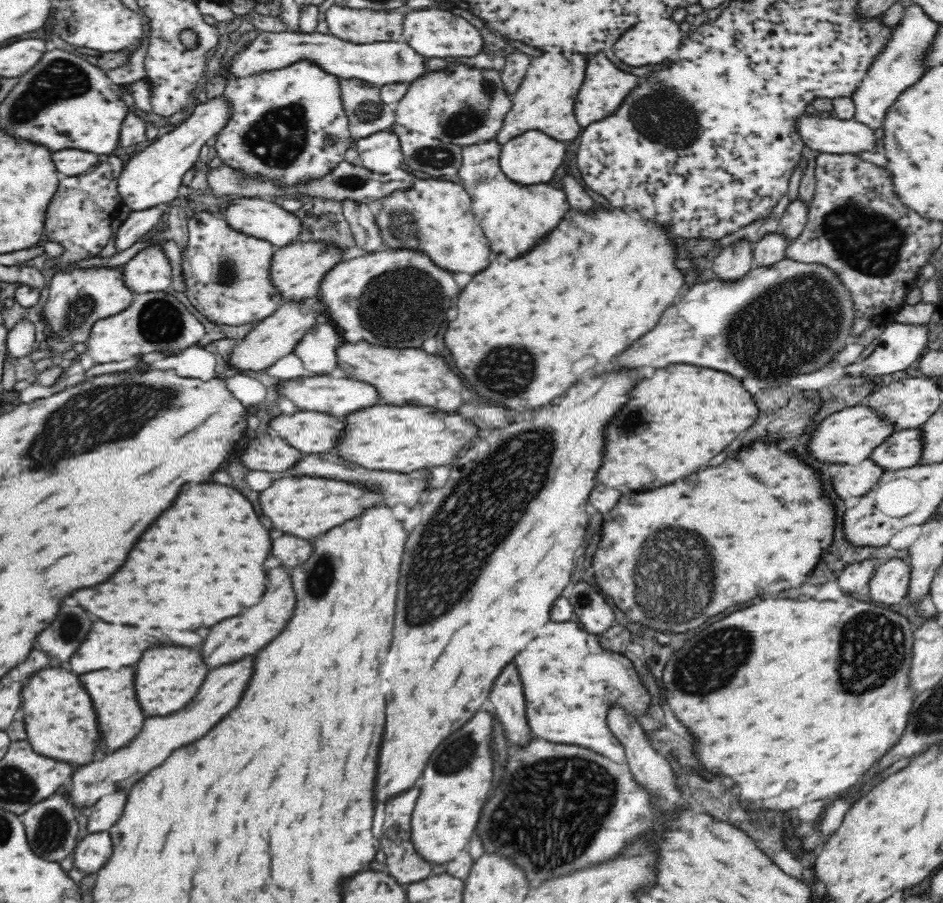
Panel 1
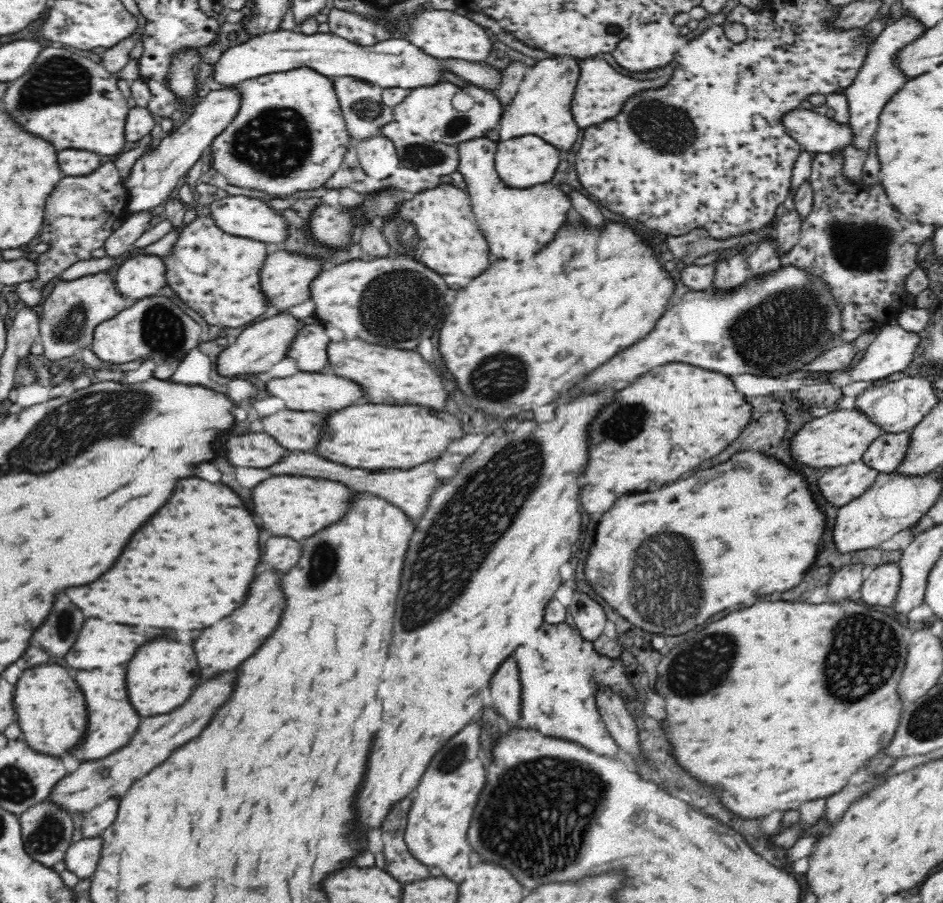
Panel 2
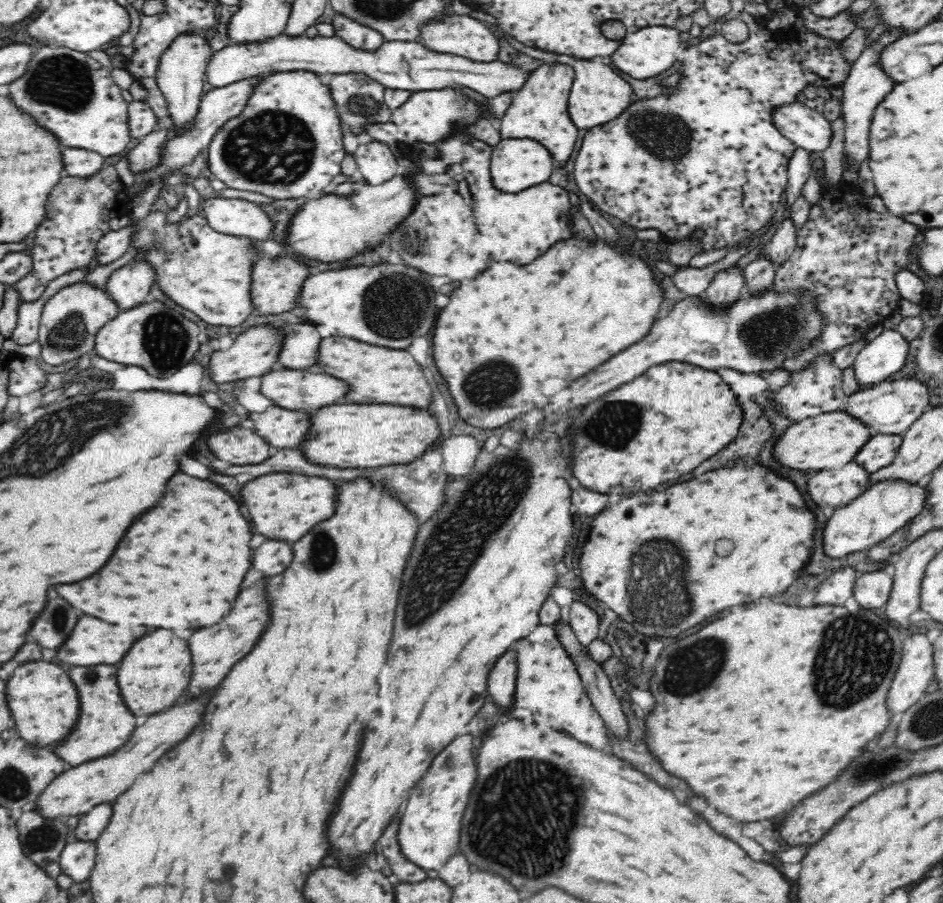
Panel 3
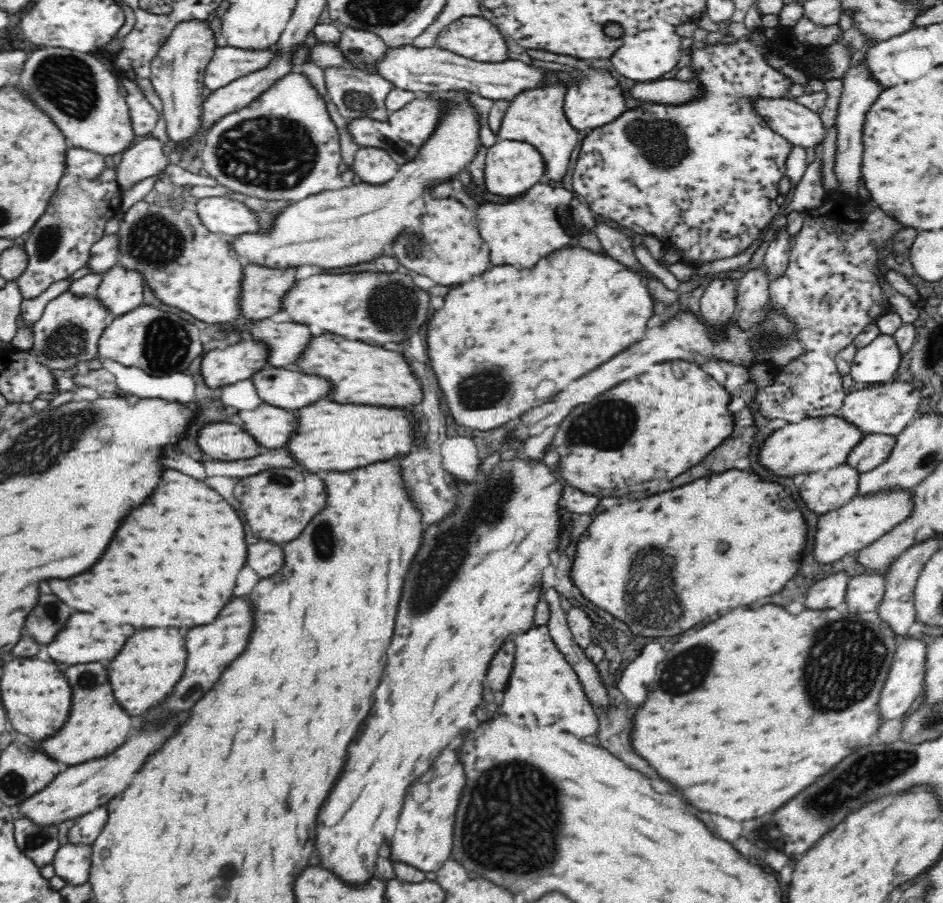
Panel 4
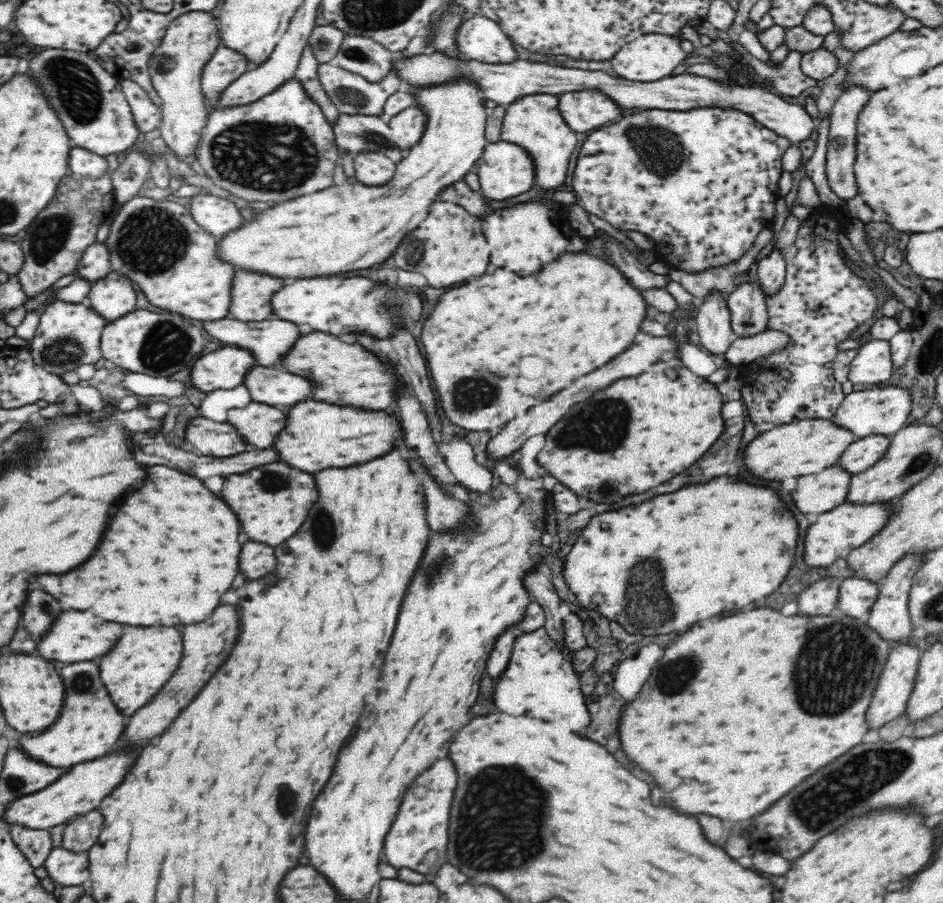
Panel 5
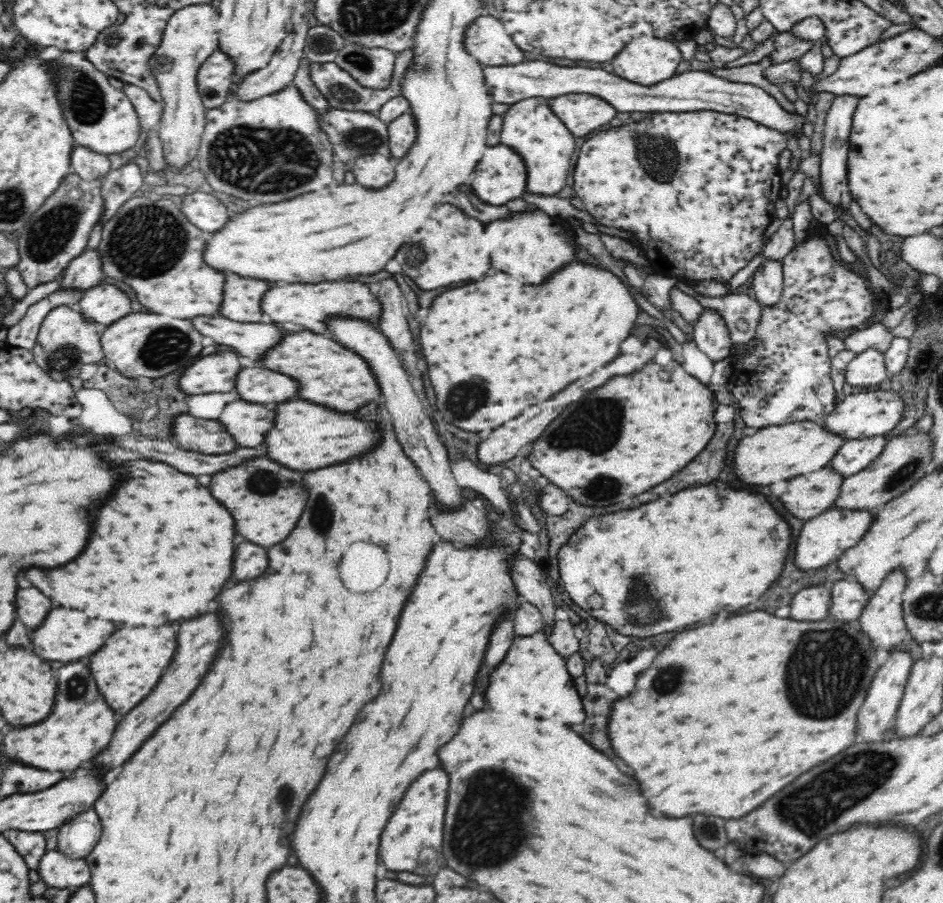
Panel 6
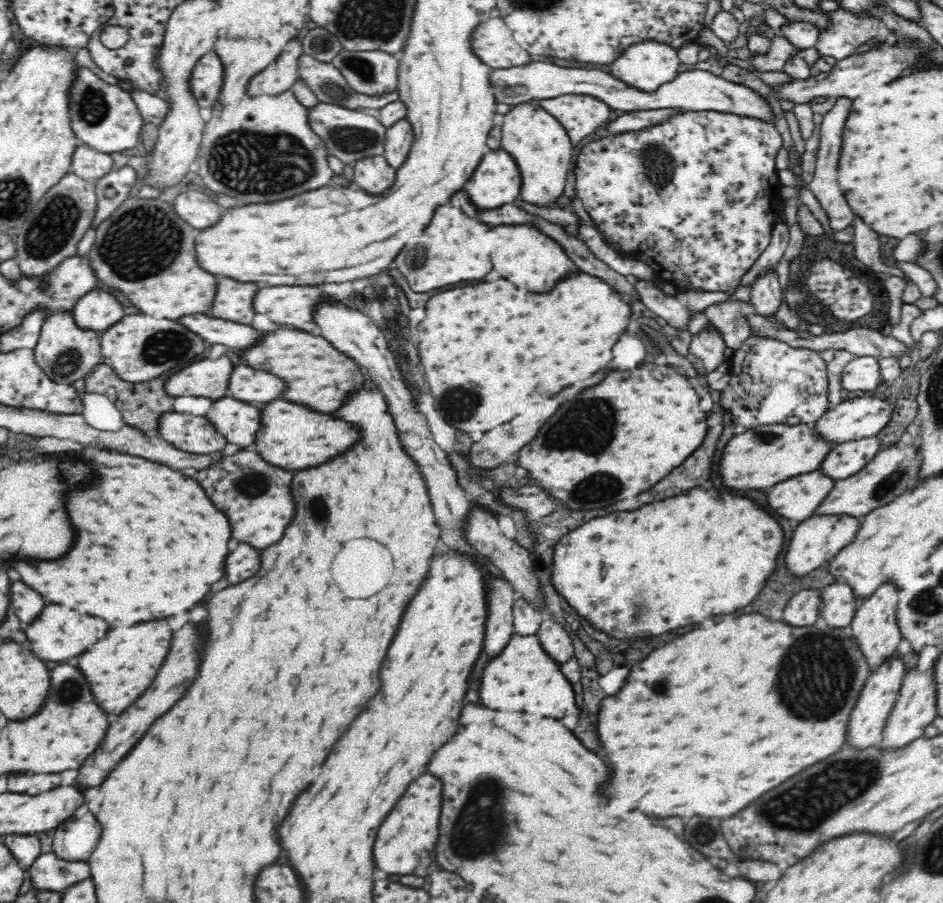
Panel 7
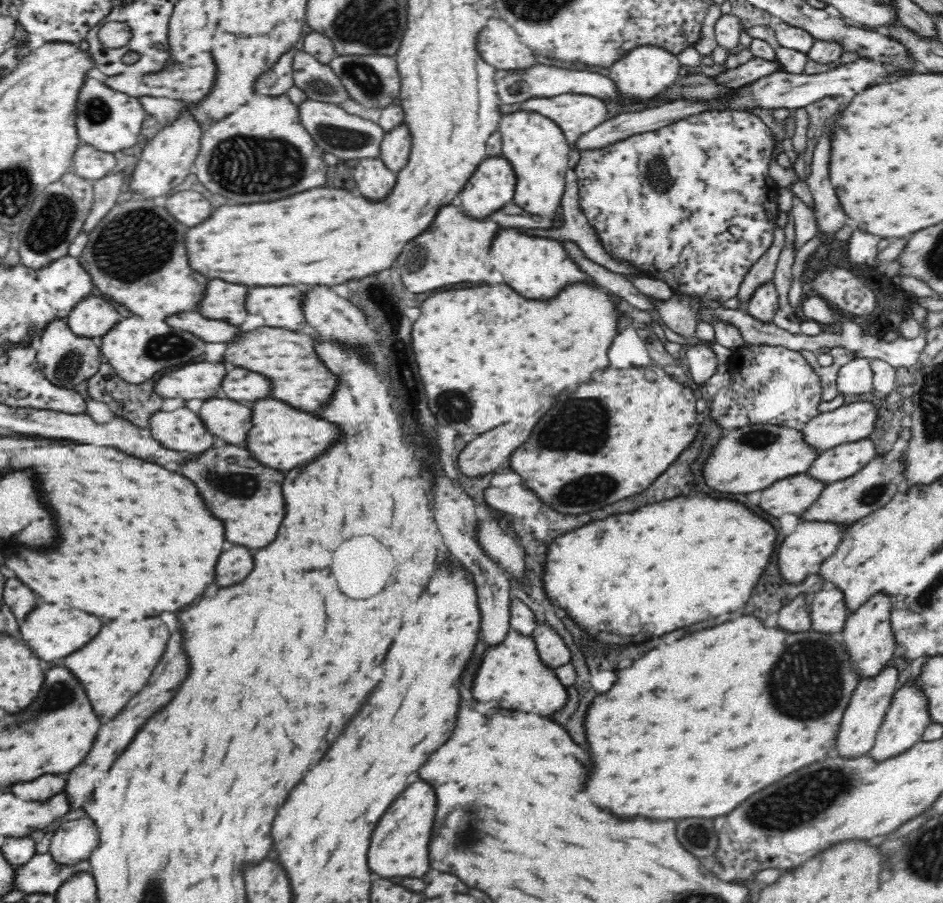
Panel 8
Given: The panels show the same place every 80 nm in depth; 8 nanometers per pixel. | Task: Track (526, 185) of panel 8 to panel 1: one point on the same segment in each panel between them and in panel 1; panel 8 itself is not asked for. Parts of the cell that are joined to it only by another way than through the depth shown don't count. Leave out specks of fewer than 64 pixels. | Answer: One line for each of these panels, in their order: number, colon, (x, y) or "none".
1: (545, 100)
2: (541, 107)
3: (539, 110)
4: (536, 116)
5: (533, 122)
6: (530, 127)
7: (538, 142)

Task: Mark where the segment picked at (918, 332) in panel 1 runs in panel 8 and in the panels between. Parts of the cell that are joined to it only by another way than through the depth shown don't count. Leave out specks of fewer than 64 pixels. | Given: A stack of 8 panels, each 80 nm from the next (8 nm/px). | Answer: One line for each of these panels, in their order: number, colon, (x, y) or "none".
2: (892, 350)
3: (881, 358)
4: (876, 363)
5: (872, 365)
6: (866, 370)
7: (861, 374)
8: (855, 378)

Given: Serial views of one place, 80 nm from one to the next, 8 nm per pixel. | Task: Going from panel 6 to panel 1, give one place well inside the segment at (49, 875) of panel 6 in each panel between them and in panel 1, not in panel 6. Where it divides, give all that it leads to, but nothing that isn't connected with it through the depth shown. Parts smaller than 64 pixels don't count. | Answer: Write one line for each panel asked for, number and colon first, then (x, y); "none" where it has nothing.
1: (90, 854)
2: (81, 858)
3: (77, 859)
4: (72, 863)
5: (65, 868)

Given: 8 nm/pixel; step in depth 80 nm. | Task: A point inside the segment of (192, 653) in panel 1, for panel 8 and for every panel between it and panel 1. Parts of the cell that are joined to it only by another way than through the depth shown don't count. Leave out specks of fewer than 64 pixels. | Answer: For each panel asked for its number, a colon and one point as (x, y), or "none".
2: (163, 673)
3: (152, 675)
4: (152, 661)
5: (134, 670)
6: (126, 669)
7: (122, 665)
8: (120, 661)

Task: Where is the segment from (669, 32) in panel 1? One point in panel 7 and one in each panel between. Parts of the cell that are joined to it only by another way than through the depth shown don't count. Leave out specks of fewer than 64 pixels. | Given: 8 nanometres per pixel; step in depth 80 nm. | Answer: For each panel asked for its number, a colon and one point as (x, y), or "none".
2: (649, 46)
3: (650, 51)
4: (647, 56)
5: (649, 58)
6: (649, 60)
7: (646, 66)

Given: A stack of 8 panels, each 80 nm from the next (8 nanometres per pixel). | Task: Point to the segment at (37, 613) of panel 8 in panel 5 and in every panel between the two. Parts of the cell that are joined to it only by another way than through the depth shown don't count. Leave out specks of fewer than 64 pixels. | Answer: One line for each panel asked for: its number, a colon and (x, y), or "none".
5: (75, 636)
6: (66, 635)
7: (59, 634)

